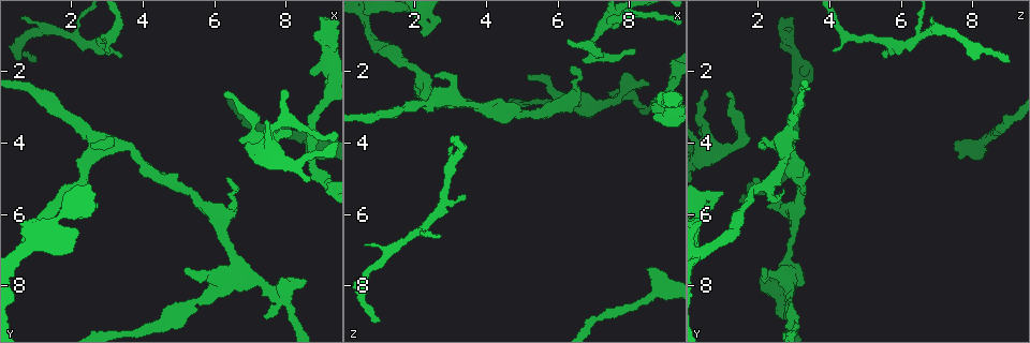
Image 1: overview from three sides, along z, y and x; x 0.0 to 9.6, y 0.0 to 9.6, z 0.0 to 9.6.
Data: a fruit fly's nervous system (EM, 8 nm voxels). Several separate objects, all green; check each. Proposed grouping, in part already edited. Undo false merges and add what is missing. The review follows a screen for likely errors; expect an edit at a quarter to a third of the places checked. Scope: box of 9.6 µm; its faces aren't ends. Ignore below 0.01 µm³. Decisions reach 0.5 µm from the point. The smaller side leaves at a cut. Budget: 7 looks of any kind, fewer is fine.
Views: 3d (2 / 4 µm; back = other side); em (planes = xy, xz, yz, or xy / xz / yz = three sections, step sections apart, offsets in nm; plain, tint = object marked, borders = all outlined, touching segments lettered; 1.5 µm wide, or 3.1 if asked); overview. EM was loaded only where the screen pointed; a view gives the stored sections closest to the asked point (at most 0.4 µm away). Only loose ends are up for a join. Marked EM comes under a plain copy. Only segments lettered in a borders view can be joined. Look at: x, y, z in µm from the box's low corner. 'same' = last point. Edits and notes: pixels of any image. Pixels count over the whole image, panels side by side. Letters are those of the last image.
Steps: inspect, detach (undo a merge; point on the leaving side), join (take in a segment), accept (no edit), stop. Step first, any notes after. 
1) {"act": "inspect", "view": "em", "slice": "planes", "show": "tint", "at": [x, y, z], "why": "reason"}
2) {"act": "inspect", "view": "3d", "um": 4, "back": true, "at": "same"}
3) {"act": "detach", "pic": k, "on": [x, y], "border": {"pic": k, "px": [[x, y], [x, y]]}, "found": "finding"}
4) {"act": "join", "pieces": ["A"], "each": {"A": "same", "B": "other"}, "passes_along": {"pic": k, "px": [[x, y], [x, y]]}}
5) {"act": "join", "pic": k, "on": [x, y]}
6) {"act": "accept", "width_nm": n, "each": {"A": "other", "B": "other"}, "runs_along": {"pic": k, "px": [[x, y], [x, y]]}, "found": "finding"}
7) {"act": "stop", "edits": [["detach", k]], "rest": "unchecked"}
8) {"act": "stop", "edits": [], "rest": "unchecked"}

{"act": "inspect", "view": "em", "slice": "planes", "show": "tint", "at": [6.25, 2.60, 1.10], "why": "free end"}

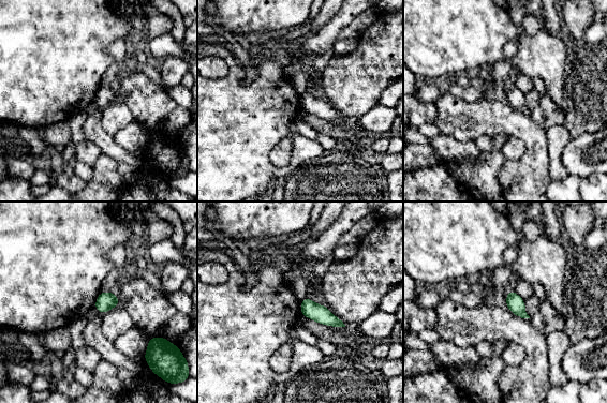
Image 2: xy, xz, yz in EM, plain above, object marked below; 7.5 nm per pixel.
{"act": "inspect", "view": "em", "slice": "planes", "show": "borders", "at": "same", "why": "what lies round it"}

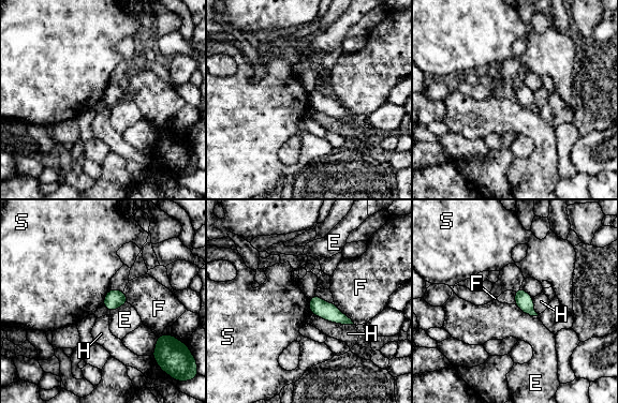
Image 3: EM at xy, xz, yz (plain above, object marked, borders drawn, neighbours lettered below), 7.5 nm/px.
{"act": "accept", "each": {"E": "other", "F": "other", "H": "other", "S": "other"}, "found": "none of them fits"}

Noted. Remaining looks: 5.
{"act": "inspect", "view": "em", "slice": "planes", "show": "tint", "at": [8.80, 4.05, 8.05], "why": "thick turns thin"}

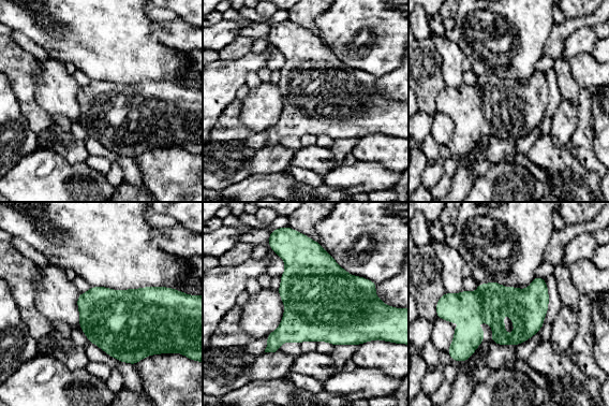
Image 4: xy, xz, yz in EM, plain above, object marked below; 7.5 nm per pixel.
{"act": "inspect", "view": "em", "slice": "planes", "show": "borders", "at": "same", "why": "see the neighbours"}

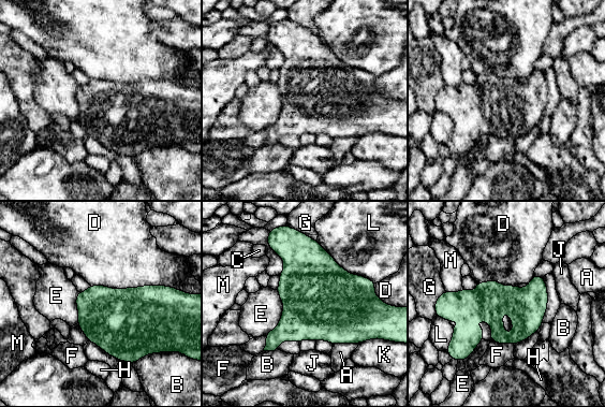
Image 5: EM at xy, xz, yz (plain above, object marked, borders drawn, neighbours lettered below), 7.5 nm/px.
{"act": "accept", "width_nm": 280, "each": {"A": "other", "B": "other", "C": "other", "D": "other", "E": "other", "F": "other", "G": "other", "H": "other", "J": "other", "K": "other", "L": "other", "M": "other"}, "runs_along": {"pic": 5, "px": [[447, 296], [454, 301], [545, 301]]}, "found": "all the same neuron"}

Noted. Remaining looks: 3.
{"act": "inspect", "view": "em", "slice": "planes", "show": "borders", "at": [0.95, 1.70, 9.00], "why": "free end"}

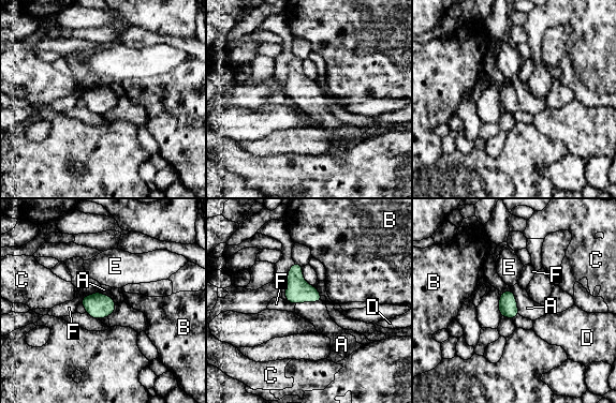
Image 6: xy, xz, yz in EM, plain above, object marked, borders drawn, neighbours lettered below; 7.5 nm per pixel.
{"act": "join", "pieces": ["A"], "each": {"A": "same", "B": "other", "C": "other", "D": "other", "E": "other", "F": "other"}, "passes_along": {"pic": 6, "px": [[298, 290], [308, 301], [317, 313]]}, "found": "it goes on there"}

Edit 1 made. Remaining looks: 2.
{"act": "stop", "edits": [["join", 6]], "rest": "unchecked"}

